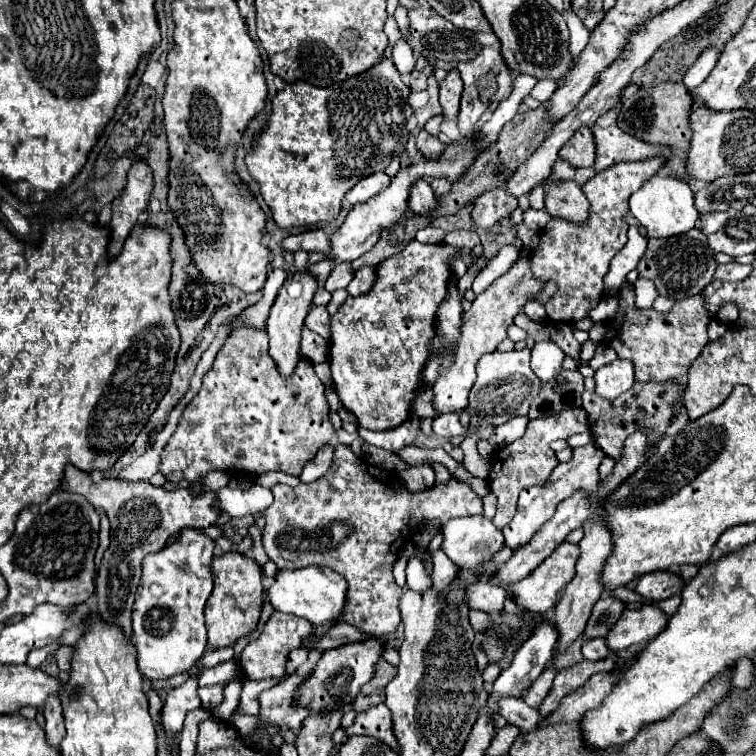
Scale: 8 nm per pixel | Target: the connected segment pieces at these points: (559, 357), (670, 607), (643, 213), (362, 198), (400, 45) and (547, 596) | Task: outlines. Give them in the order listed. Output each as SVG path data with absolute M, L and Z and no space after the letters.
M553 341L535 343L531 355L531 369L543 383L547 383L551 377L555 377L561 371L563 357L565 353Z
M677 593L677 595L669 597L669 599L663 599L663 601L657 601L655 605L657 605L659 609L663 609L663 611L665 611L667 615L673 615L673 611L677 611L679 603L681 603L681 595Z
M651 177L639 191L635 191L629 199L631 213L635 219L647 227L649 237L673 237L679 233L685 233L695 227L695 221L699 219L699 213L693 205L693 191L683 179L675 177Z
M377 171L365 179L361 179L353 189L349 189L345 193L345 199L347 203L351 205L357 205L357 203L365 203L367 199L371 199L373 195L377 195L379 191L383 191L387 185L389 185L389 177L383 173L383 171Z
M403 37L395 43L391 59L393 59L393 63L397 65L397 69L399 69L399 73L401 73L401 75L409 75L409 73L411 73L411 69L415 67L413 51L411 51L409 43L407 43Z
M559 543L555 547L555 551L525 579L521 579L521 583L515 583L511 587L507 587L509 597L519 603L523 609L527 611L537 611L541 615L549 615L553 611L553 607L557 605L559 599L559 591L573 579L573 571L575 571L575 563L579 559L579 547L573 543Z

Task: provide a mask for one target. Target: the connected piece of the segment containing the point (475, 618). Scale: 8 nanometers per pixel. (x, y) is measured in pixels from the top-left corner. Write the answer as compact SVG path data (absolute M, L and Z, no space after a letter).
M469 611L469 619L471 619L471 627L475 633L483 631L485 627L489 627L489 623L493 623L493 617L483 611Z

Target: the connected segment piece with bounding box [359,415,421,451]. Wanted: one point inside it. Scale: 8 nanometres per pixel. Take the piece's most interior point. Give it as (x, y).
(394, 440)

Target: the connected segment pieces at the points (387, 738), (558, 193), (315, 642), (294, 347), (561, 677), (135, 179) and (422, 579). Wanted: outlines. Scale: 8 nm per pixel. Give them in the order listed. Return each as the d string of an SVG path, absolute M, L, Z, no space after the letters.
M379 703L377 707L371 707L369 711L363 711L357 715L355 723L347 729L347 735L371 735L381 741L385 741L395 753L399 754L399 743L393 735L393 721L391 711L385 707L385 703Z
M547 181L545 209L553 219L559 217L577 225L589 219L589 201L575 181Z
M341 623L337 627L333 627L323 639L311 637L309 643L305 643L307 647L317 647L319 651L327 651L327 649L337 649L341 645L347 643L357 643L357 641L365 641L369 639L369 633L361 633L361 629L349 625L349 623Z
M309 269L303 271L295 271L279 289L279 295L269 311L269 319L267 319L267 333L269 333L269 353L275 359L279 371L283 377L291 377L295 365L301 359L299 353L299 341L301 341L301 329L303 329L303 321L311 309L311 301L313 295L317 291L319 283L317 279L309 273Z
M605 657L605 659L601 659L601 661L581 661L581 663L575 663L573 667L569 667L569 669L563 669L563 671L559 671L559 675L555 677L555 681L553 681L553 687L551 687L551 691L549 691L549 695L543 699L543 703L541 703L541 707L539 707L539 713L541 713L541 717L547 717L551 711L555 711L557 709L557 705L559 705L559 701L565 697L565 695L569 695L569 693L573 693L573 691L577 691L579 687L583 687L593 675L597 675L597 673L601 673L601 671L611 671L615 667L615 659L613 657Z
M137 161L129 175L127 175L127 187L123 193L113 201L113 219L109 223L111 229L111 241L109 241L109 257L119 255L125 239L133 231L137 219L147 209L149 195L153 191L153 173L147 167L147 163Z
M413 555L407 563L407 585L413 591L427 591L431 587L431 577L425 573L423 563L417 555Z

